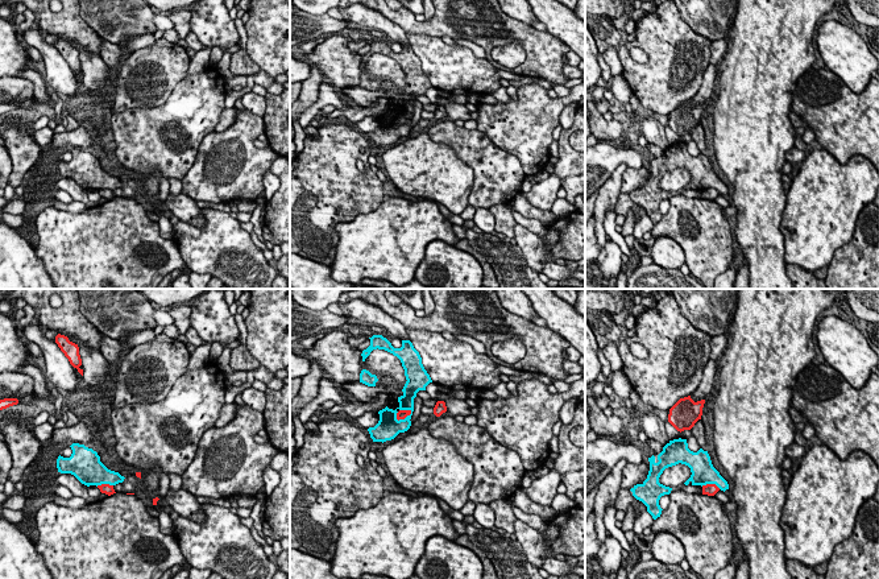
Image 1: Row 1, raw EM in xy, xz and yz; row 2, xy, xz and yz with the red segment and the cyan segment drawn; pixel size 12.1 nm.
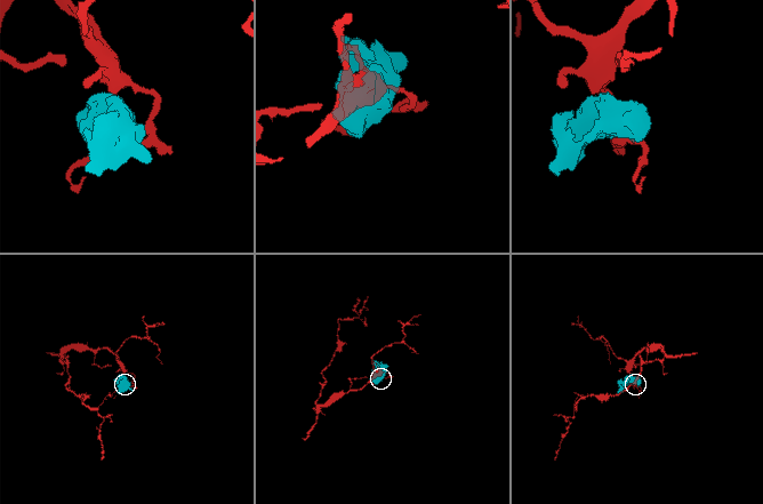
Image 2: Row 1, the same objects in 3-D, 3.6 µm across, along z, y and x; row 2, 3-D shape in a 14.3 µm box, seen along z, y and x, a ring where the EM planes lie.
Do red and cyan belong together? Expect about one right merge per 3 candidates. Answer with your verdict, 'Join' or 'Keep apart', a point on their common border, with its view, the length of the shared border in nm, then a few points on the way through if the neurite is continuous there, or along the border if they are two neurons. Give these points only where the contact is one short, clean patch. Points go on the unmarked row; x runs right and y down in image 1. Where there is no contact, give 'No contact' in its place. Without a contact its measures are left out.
Keep apart. Touches red at xz (403, 123). Shared border 240 nm

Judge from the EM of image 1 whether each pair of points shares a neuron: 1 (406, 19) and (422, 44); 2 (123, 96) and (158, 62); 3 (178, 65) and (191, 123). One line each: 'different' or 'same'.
1: different
2: same
3: different

